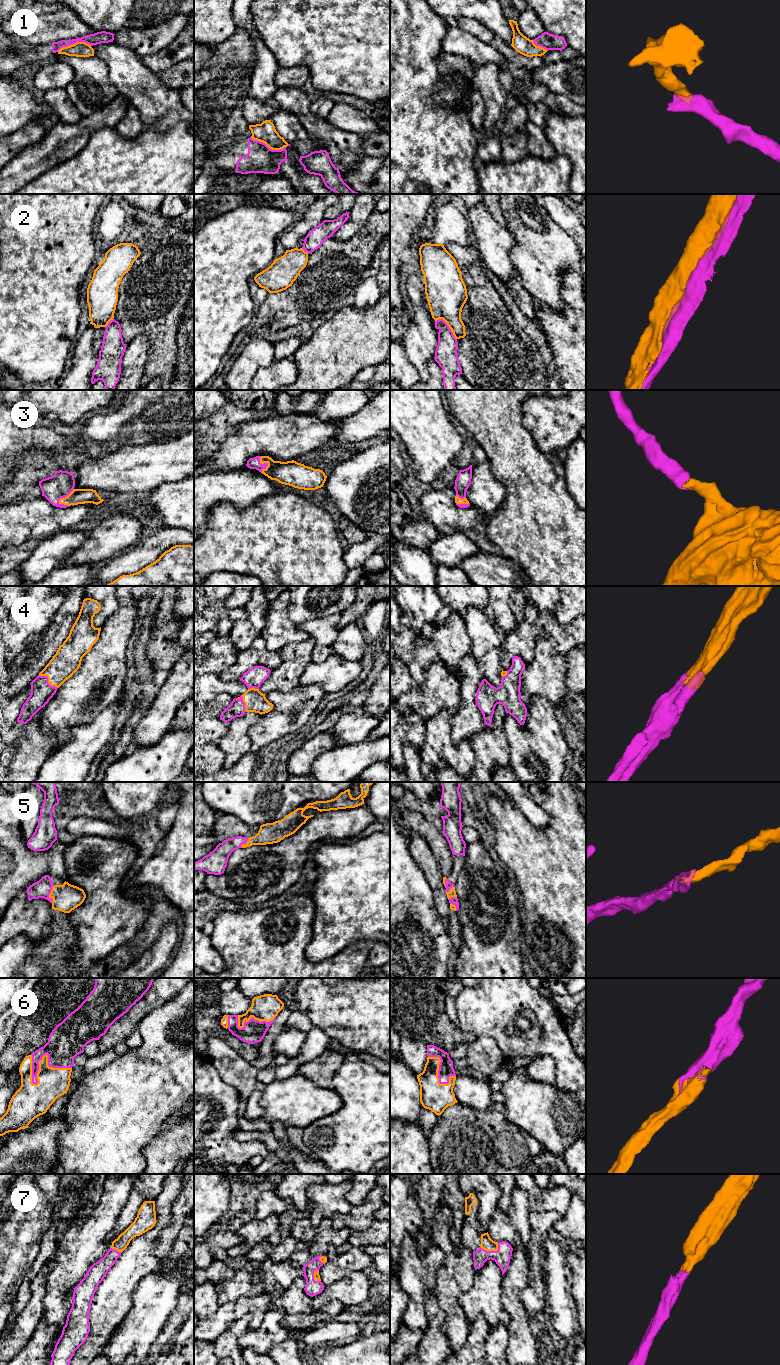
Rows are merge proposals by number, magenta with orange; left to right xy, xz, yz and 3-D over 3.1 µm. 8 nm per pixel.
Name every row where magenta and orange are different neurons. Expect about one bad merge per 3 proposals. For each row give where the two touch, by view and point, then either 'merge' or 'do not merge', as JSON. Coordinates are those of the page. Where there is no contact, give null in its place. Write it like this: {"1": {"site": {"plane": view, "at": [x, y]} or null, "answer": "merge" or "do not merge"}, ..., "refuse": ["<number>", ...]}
{"1": {"site": {"plane": "xz", "at": [267, 146]}, "answer": "do not merge"}, "2": {"site": {"plane": "yz", "at": [448, 326]}, "answer": "do not merge"}, "3": {"site": {"plane": "xy", "at": [64, 497]}, "answer": "merge"}, "4": {"site": {"plane": "xy", "at": [47, 680]}, "answer": "merge"}, "5": {"site": {"plane": "xy", "at": [49, 893]}, "answer": "merge"}, "6": {"site": {"plane": "xy", "at": [38, 1067]}, "answer": "merge"}, "7": {"site": {"plane": "yz", "at": [491, 1251]}, "answer": "merge"}, "refuse": ["1", "2"]}

